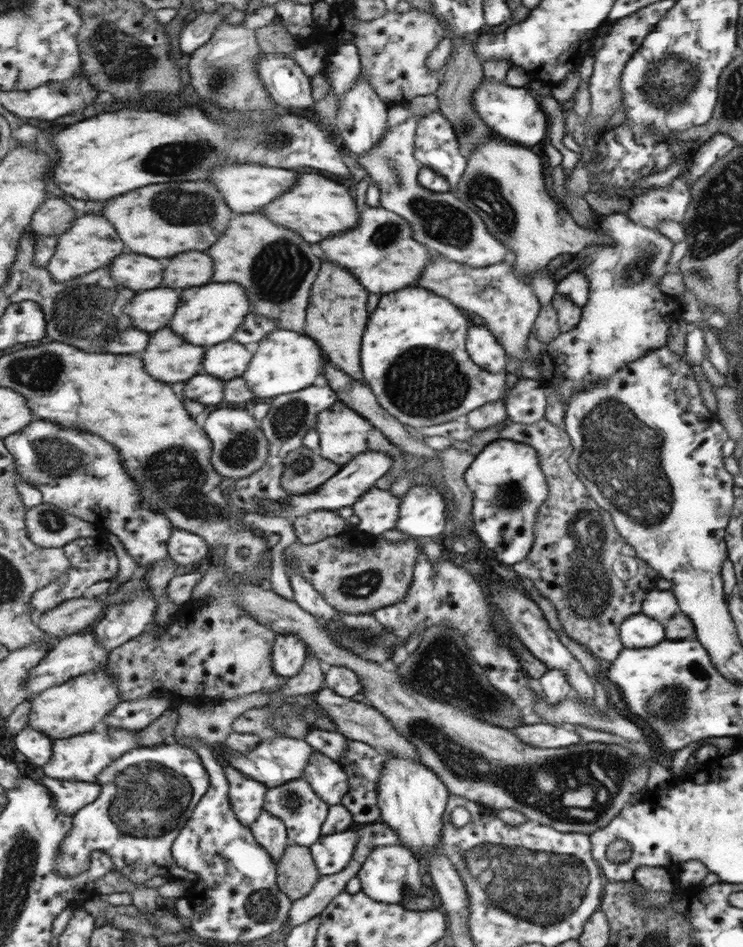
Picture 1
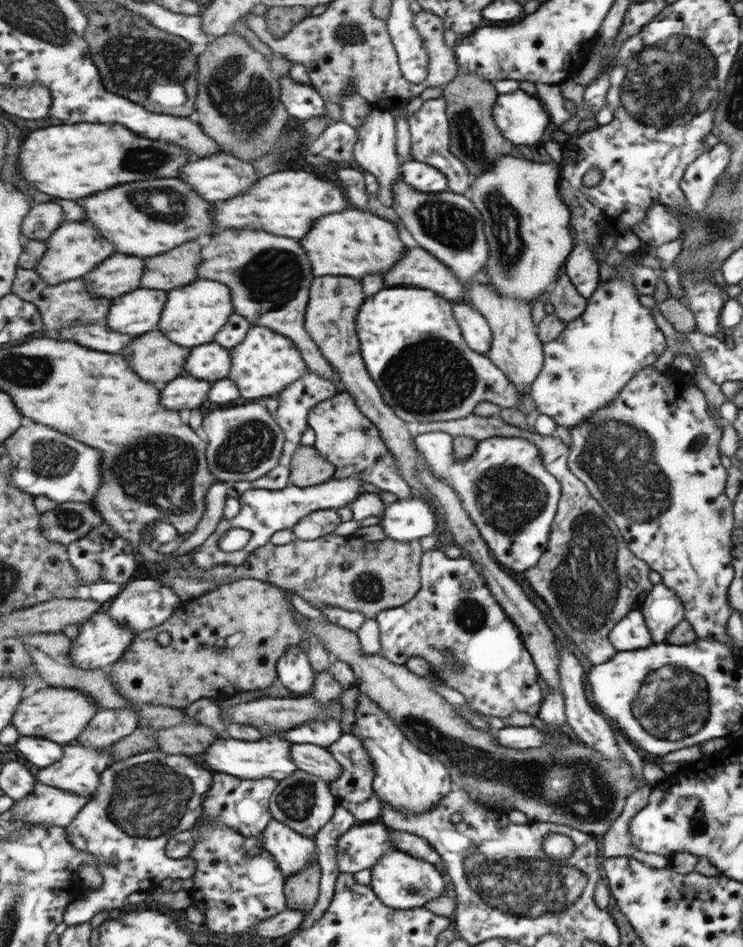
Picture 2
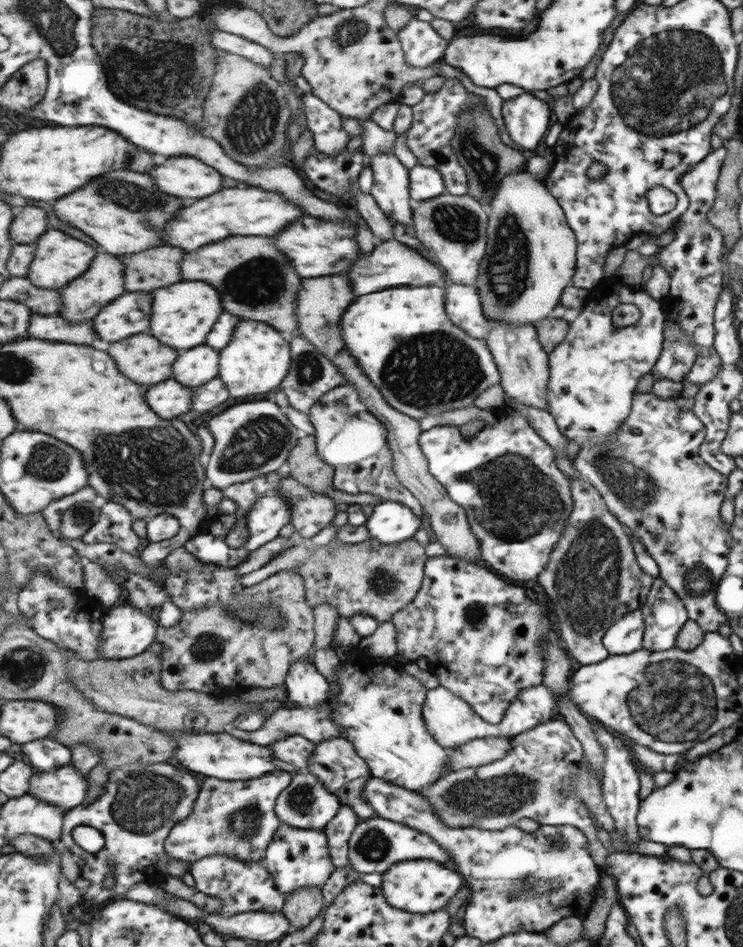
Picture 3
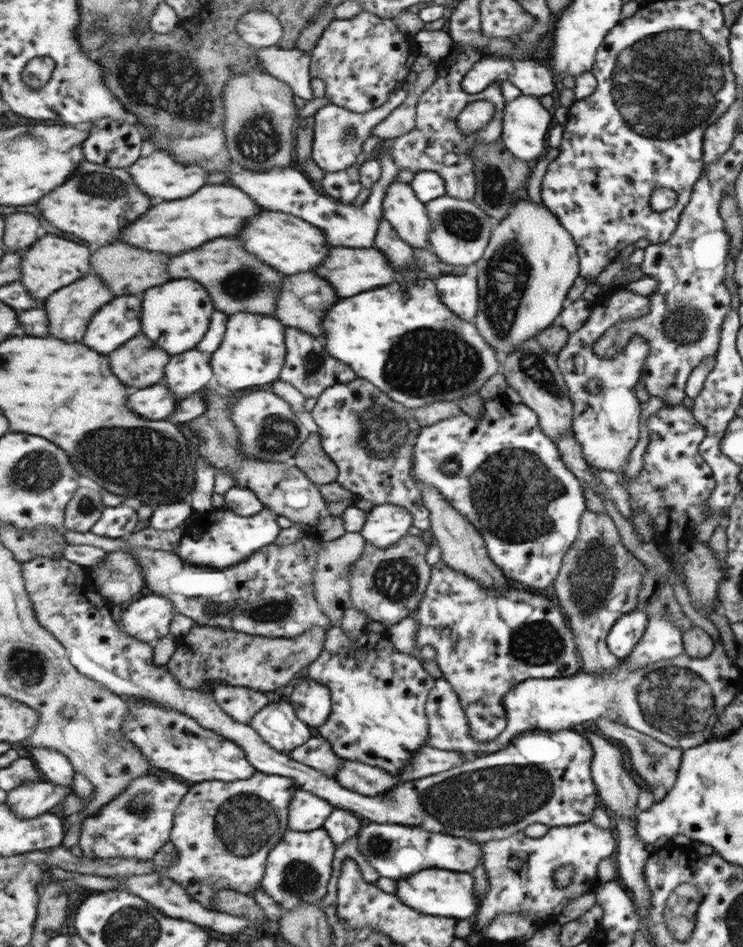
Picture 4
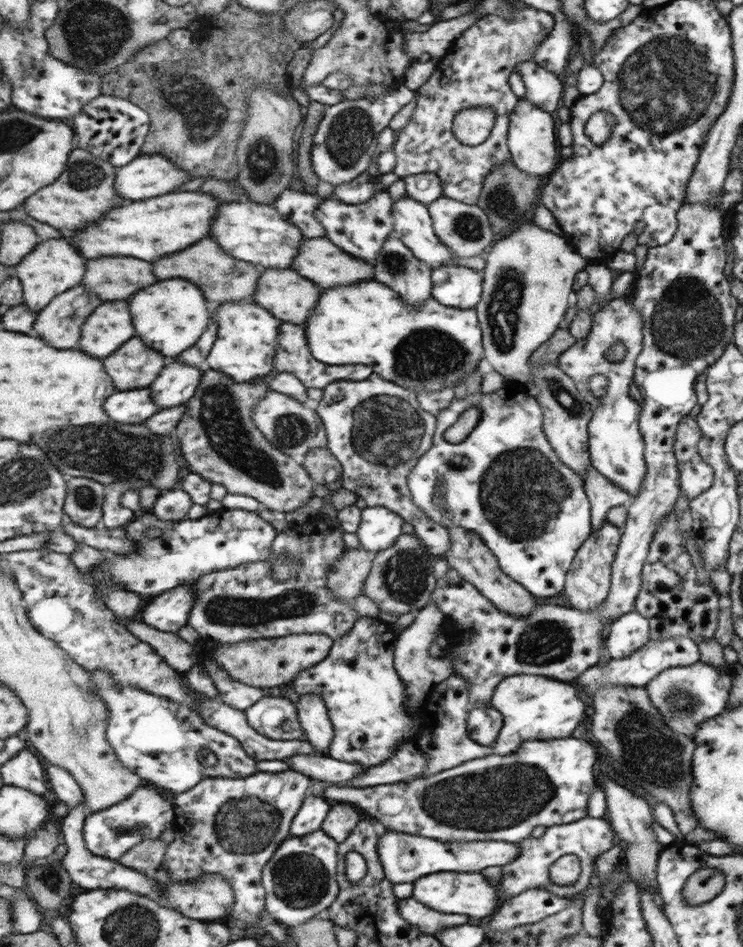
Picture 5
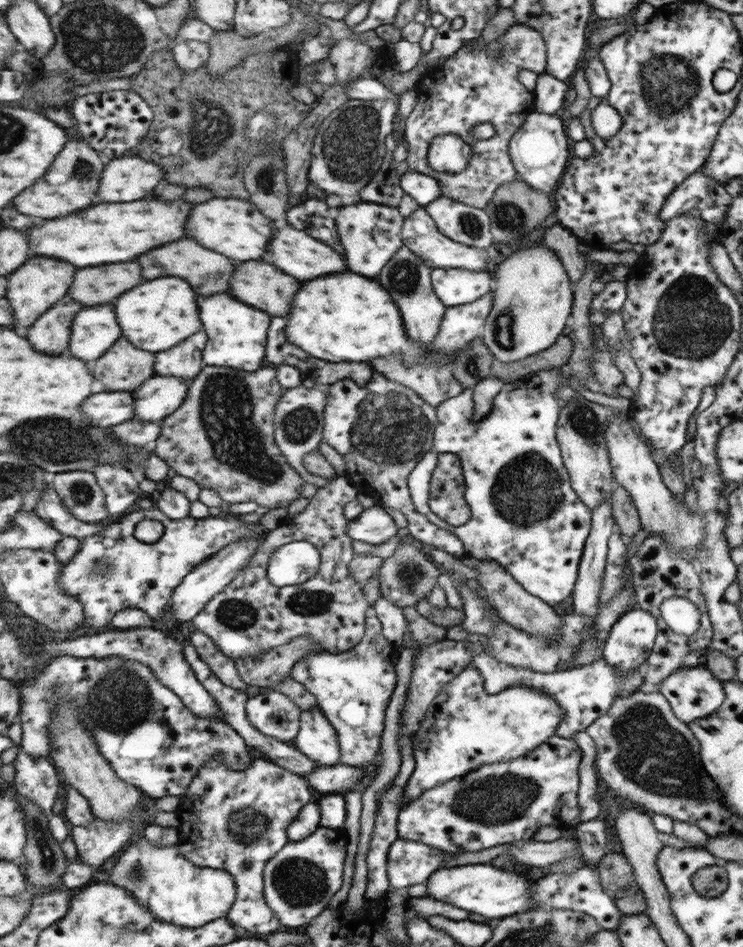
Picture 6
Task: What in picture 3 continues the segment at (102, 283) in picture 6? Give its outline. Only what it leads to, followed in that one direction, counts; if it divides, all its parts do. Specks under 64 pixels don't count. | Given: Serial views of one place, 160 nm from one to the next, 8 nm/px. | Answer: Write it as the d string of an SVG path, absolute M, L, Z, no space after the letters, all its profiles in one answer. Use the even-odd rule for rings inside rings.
M163 246L151 252L139 252L139 256L125 256L127 264L127 290L157 290L183 282L181 262L185 258L183 248Z

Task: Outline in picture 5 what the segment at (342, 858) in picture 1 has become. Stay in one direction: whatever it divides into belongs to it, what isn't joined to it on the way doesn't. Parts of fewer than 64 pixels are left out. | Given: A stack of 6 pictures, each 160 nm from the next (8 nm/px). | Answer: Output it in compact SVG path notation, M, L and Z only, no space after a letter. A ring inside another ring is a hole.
M380 831L377 845L380 862L386 877L397 883L413 883L420 876L439 871L481 871L490 866L505 866L519 854L516 843L499 841L441 842L432 838L400 833Z

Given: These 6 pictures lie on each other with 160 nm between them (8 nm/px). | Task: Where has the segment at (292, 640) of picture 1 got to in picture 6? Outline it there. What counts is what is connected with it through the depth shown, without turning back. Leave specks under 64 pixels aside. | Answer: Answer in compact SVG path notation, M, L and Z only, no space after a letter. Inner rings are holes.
M317 707L302 711L301 729L294 746L320 767L341 763L342 750L337 730Z

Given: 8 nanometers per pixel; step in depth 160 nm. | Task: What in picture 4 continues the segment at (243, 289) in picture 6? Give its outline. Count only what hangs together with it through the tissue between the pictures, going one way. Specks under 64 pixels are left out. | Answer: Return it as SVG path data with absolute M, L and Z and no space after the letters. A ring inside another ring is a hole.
M314 272L301 275L285 276L280 295L277 296L276 318L287 327L311 333L314 337L323 336L323 318L339 302L338 292L327 280L323 280L319 274Z

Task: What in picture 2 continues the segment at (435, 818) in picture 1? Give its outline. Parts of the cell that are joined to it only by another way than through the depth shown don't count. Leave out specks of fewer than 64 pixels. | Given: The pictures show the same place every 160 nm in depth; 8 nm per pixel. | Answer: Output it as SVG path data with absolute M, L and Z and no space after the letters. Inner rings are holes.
M359 690L356 721L353 731L358 735L375 766L374 790L383 803L389 803L401 812L427 812L439 804L453 789L450 773L443 762L415 748L393 721L370 696Z

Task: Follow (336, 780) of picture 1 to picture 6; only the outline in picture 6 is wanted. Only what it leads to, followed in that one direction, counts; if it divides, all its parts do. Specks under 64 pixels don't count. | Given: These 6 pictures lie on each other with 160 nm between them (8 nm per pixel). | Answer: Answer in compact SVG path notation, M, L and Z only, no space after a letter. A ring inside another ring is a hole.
M278 690L251 697L246 706L249 722L259 733L283 743L297 739L301 729L302 711L290 696Z

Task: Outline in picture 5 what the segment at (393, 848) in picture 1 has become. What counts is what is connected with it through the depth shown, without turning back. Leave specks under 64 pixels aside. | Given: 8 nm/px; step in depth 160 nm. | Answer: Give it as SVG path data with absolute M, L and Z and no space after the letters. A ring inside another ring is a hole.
M439 871L429 873L414 880L413 898L431 910L445 914L464 914L471 918L490 916L497 908L495 888L485 882L485 878L475 871Z

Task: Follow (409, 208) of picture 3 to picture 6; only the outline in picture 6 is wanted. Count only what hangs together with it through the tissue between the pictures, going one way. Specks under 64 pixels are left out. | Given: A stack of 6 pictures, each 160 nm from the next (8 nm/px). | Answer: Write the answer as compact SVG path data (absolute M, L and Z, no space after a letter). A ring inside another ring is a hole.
M417 207L406 219L404 227L402 228L402 238L405 245L417 256L421 258L425 266L432 270L435 268L463 268L471 270L471 272L486 272L490 274L494 261L485 263L485 259L489 258L489 252L486 250L475 249L474 247L467 247L463 244L455 242L445 236L436 229L431 217L426 213L424 207Z

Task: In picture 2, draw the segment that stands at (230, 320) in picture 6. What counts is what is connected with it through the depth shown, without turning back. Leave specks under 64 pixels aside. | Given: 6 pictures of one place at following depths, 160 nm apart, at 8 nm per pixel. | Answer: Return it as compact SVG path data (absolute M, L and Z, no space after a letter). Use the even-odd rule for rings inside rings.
M252 325L247 338L233 352L235 372L231 372L231 378L237 382L243 398L279 395L307 373L308 366L294 340L265 326Z

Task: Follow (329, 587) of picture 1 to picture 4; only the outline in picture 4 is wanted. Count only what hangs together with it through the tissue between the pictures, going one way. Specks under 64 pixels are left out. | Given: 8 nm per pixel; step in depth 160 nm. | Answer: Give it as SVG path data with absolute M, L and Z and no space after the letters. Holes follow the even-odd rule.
M407 535L389 548L379 548L367 541L363 556L350 570L352 606L387 626L411 617L430 582L429 566L423 560L425 552L427 546L421 542L420 536Z

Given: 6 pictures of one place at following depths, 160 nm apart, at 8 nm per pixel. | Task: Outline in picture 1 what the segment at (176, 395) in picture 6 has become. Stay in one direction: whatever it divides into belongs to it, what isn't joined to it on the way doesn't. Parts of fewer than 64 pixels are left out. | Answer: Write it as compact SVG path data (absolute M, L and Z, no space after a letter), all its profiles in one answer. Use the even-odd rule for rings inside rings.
M234 338L208 348L207 364L203 364L203 368L207 368L209 374L223 380L233 380L237 376L243 376L253 360L252 348Z

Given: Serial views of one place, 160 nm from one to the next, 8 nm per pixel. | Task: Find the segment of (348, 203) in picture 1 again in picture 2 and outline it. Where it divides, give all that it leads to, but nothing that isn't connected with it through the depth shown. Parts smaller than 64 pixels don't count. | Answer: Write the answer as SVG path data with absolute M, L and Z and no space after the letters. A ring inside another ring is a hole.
M313 171L276 172L261 178L250 190L227 200L223 208L217 208L219 232L227 228L265 229L277 236L303 241L322 216L346 210L347 198L343 200L343 192L335 179L319 176Z

